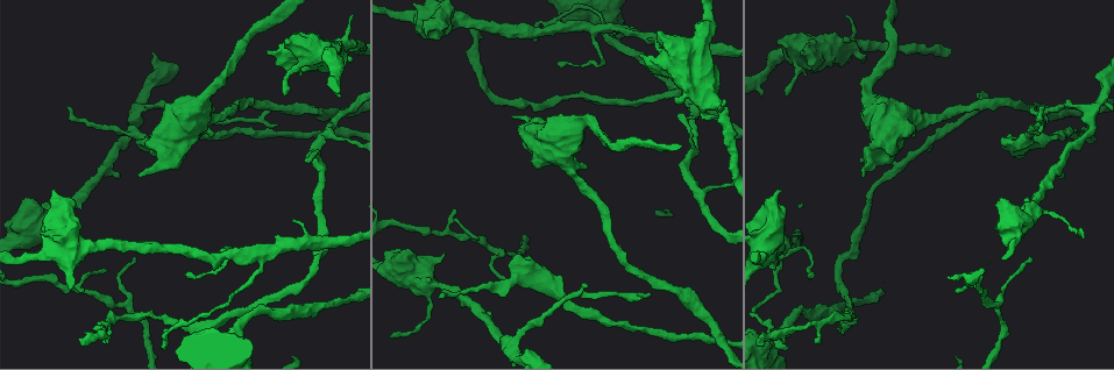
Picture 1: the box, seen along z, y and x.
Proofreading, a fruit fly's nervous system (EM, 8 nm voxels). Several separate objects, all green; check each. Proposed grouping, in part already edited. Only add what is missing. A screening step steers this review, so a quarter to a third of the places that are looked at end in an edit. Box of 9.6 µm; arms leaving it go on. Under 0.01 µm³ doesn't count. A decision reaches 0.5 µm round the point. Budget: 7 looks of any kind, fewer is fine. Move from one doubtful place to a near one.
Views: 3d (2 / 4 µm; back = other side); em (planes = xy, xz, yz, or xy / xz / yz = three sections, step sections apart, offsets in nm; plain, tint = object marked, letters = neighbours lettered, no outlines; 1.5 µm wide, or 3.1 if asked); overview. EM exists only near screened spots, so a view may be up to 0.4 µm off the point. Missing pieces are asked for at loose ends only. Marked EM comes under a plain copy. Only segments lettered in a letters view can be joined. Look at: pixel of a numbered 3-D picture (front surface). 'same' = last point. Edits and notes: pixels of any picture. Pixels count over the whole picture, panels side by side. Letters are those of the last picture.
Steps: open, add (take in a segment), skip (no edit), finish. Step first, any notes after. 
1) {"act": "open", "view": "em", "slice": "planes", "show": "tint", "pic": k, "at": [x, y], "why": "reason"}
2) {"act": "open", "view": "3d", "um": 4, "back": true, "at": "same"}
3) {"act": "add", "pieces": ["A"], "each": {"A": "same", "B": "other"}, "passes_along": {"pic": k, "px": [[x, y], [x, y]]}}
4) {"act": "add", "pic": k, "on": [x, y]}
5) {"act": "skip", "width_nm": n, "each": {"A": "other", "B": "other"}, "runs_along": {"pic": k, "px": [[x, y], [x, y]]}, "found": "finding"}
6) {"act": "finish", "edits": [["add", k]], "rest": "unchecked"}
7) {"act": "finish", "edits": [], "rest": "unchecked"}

{"act": "open", "view": "em", "slice": "planes", "show": "letters", "pic": 1, "at": [586, 166], "why": "thick end"}

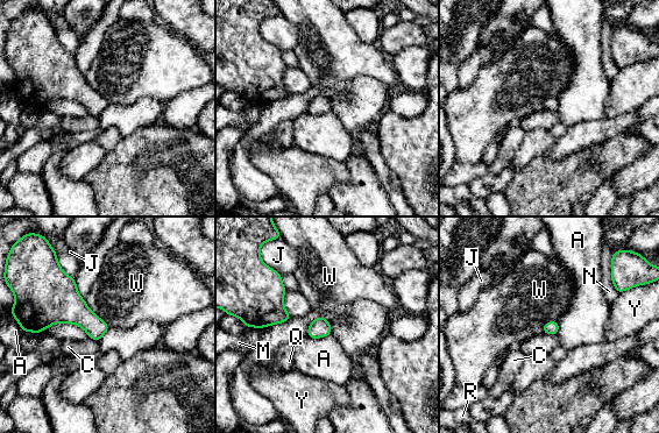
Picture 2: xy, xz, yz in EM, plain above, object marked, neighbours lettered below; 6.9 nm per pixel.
{"act": "skip", "each": {"A": "other", "C": "other", "J": "other", "M": "other", "N": "other", "Q": "other", "R": "other", "W": "other", "Y": "other"}, "border": {"pic": 2, "px": [[84, 299], [85, 304], [110, 326]]}, "found": "no lettered segment goes on from it"}

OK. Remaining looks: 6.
{"act": "open", "view": "em", "slice": "planes", "show": "letters", "pic": 1, "at": [1028, 262], "why": "free end"}

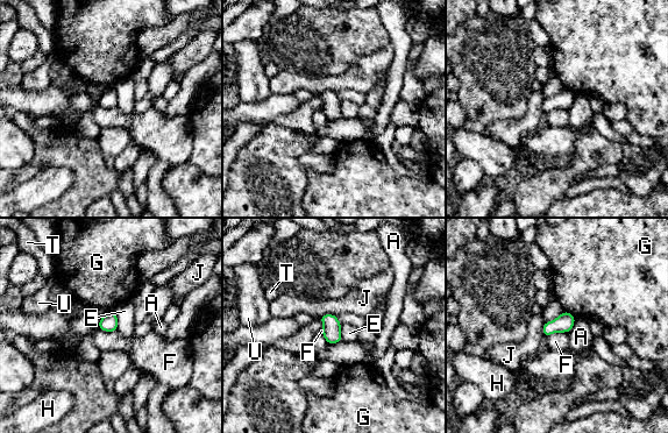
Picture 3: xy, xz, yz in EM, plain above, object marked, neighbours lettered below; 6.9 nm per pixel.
{"act": "skip", "each": {"A": "other", "E": "other", "F": "other", "G": "other", "H": "other", "J": "other", "T": "other", "U": "other"}, "border": {"pic": 3, "px": [[567, 332], [553, 332], [546, 336]]}, "found": "none of them fits"}

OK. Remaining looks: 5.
{"act": "open", "view": "em", "slice": "planes", "show": "letters", "pic": 1, "at": [454, 210], "why": "free end"}

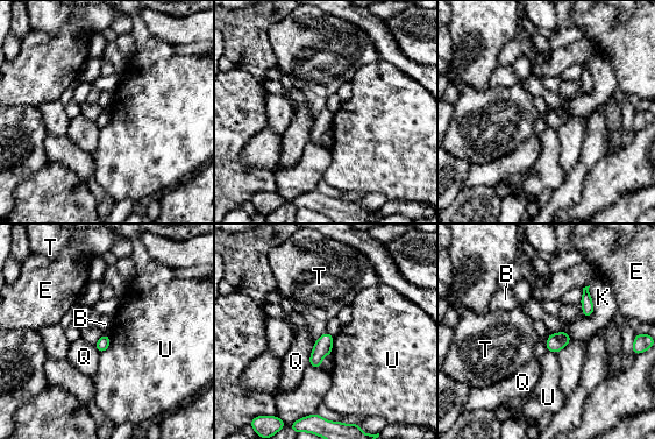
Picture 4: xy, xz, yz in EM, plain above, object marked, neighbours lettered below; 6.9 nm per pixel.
{"act": "skip", "each": {"B": "other", "E": "other", "K": "other", "Q": "other", "T": "other", "U": "other"}, "border": {"pic": 4, "px": [[104, 334], [93, 345]]}, "found": "no lettered segment goes on from it"}

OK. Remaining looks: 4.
{"act": "finish", "edits": [], "rest": "unchecked"}

